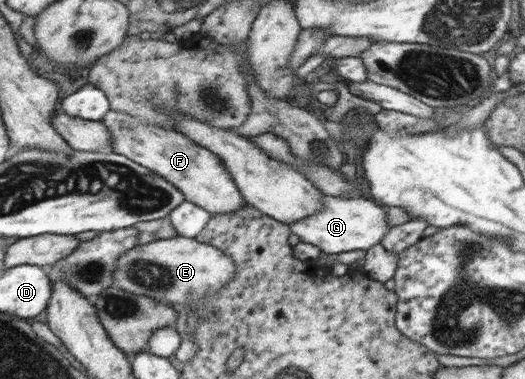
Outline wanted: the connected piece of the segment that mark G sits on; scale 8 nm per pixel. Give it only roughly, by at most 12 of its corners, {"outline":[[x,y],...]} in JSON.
{"outline":[[321,193],[322,208],[290,224],[320,253],[368,250],[390,226],[367,196]]}

